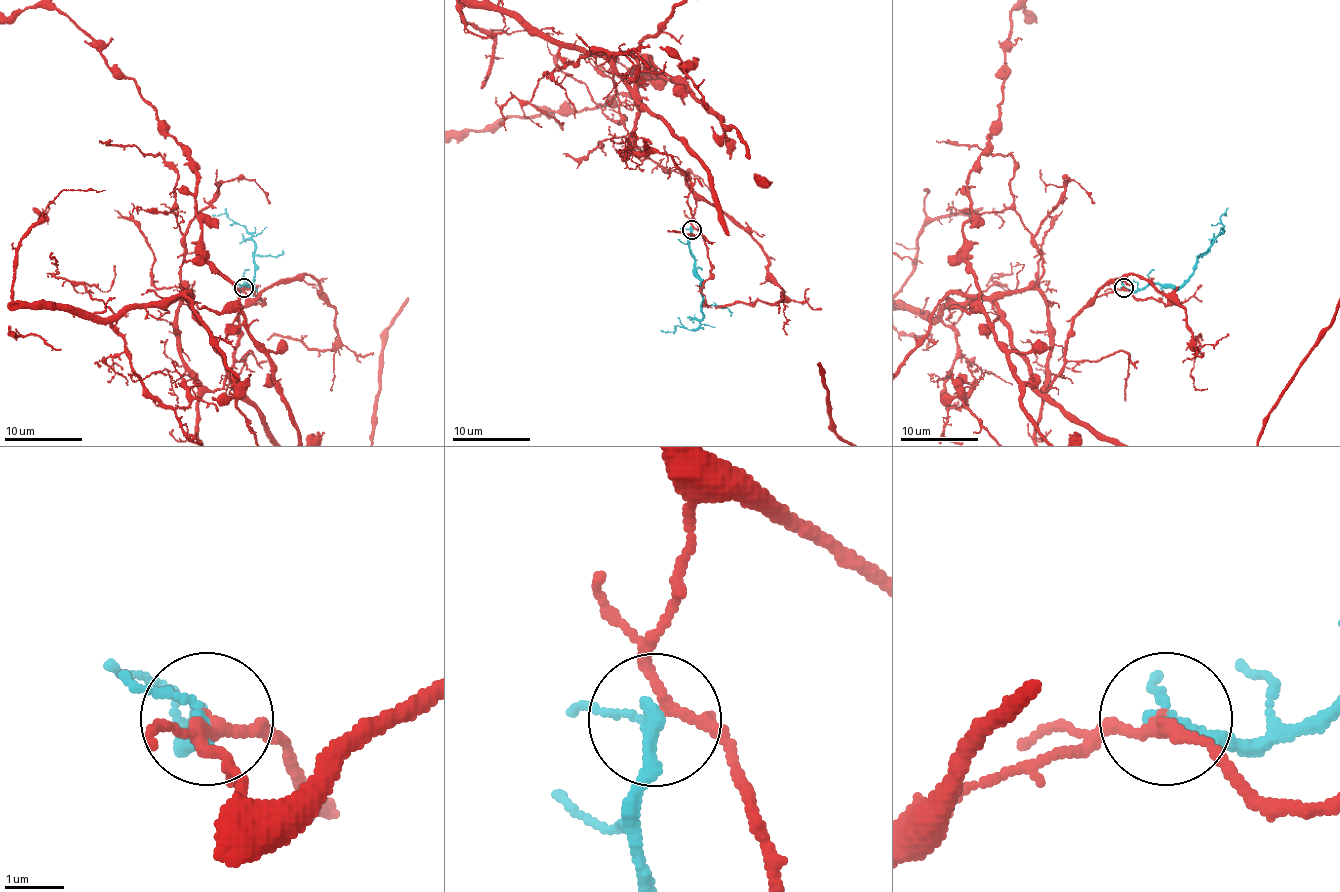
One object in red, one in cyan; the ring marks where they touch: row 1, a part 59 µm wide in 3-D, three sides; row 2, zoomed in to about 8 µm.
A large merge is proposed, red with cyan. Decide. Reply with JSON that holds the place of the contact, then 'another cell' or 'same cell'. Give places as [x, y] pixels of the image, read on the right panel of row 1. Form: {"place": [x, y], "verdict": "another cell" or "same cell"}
{"place": [1123, 287], "verdict": "another cell"}

